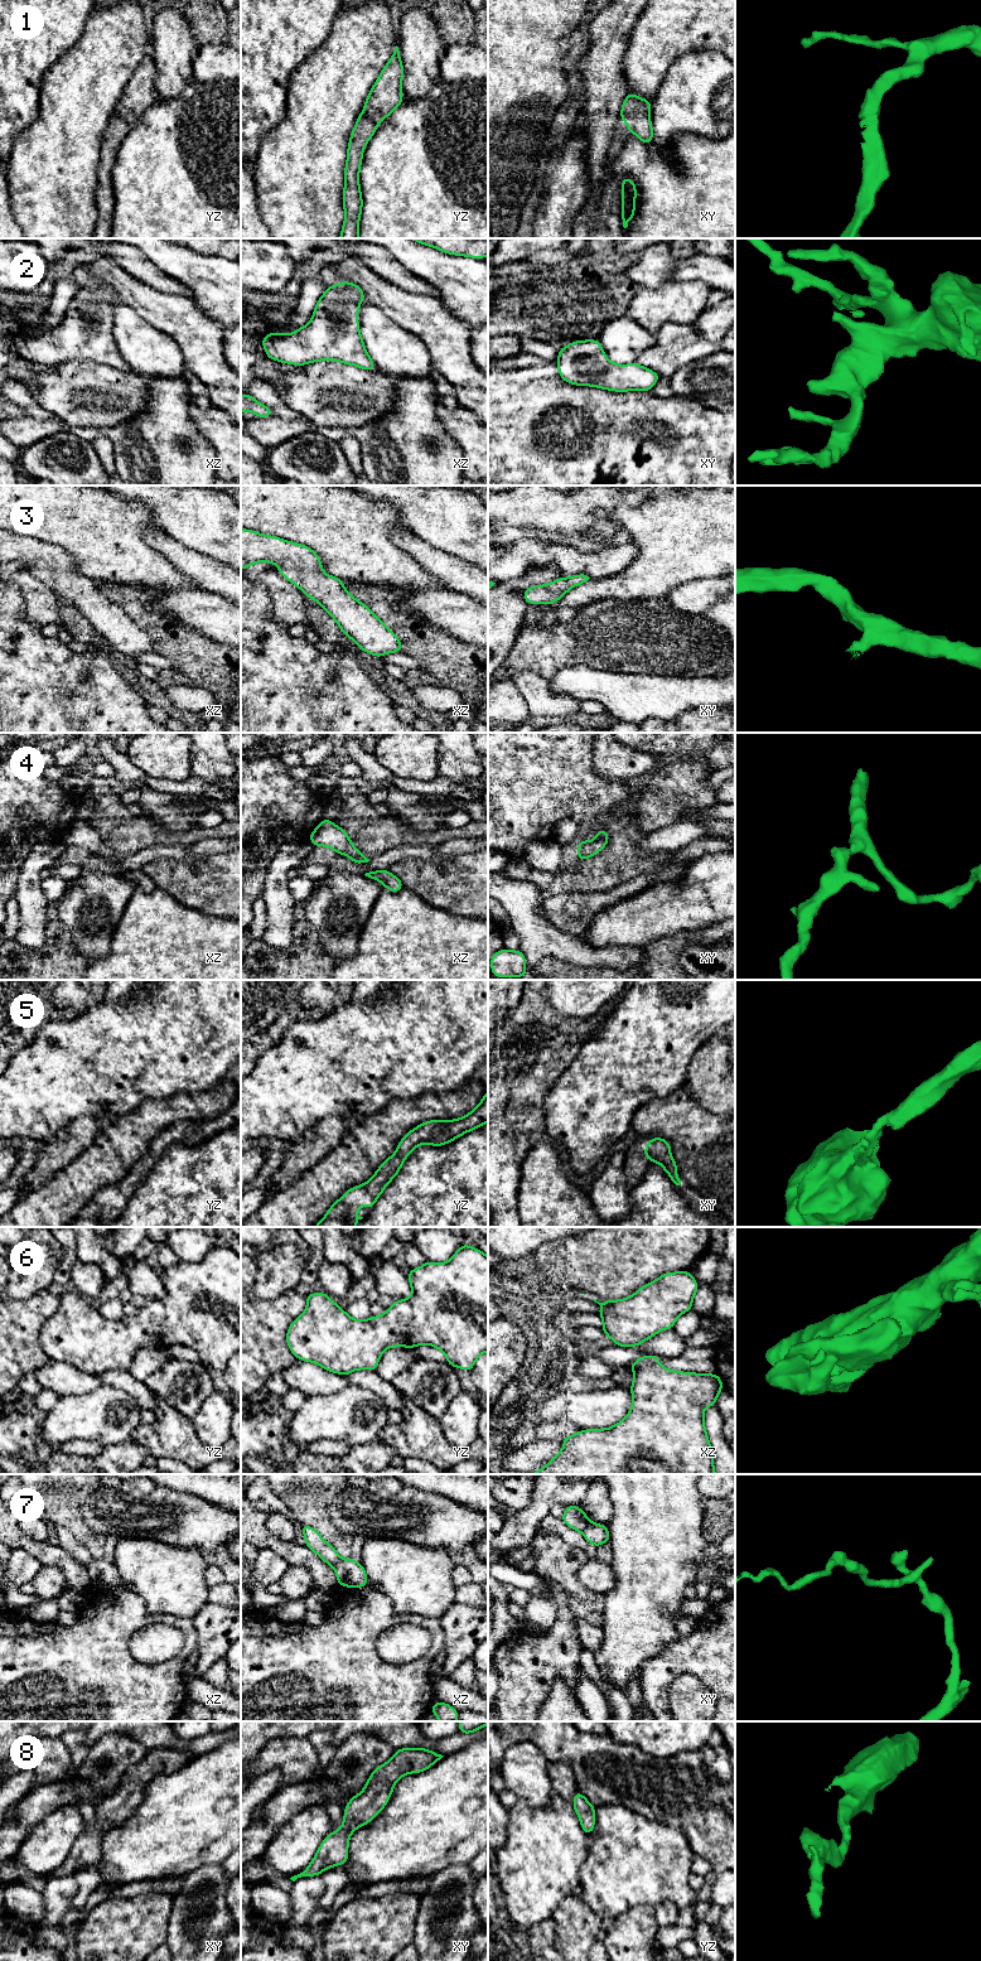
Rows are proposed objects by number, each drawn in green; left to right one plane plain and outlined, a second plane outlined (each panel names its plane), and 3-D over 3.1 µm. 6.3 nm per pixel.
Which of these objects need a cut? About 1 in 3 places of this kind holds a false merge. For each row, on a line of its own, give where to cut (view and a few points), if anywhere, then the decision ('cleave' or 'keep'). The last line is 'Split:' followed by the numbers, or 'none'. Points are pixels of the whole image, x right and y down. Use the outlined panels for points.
1: cut none; keep
2: cut none; keep
3: cut none; keep
4: cut none; keep
5: cut none; keep
6: cut none; keep
7: cut xy (589, 1521), (581, 1532); cleave
8: cut none; keep
Split: 7

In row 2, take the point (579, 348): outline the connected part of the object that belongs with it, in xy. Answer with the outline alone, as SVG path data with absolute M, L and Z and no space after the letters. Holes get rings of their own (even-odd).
M598 339L575 340L560 348L556 364L560 377L567 383L593 386L617 392L652 391L654 383L661 378L658 373L636 362L630 364L613 363L605 357L603 346Z

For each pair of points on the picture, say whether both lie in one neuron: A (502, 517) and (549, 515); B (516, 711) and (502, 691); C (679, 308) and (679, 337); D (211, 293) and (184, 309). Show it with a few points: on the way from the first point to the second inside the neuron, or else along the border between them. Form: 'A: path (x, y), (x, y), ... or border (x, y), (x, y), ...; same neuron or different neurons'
A: path (513, 515), (537, 515); same neuron
B: path (511, 706), (503, 696); same neuron
C: border (692, 323), (665, 323), (655, 334); different neurons
D: border (189, 298), (199, 309), (217, 322); different neurons

